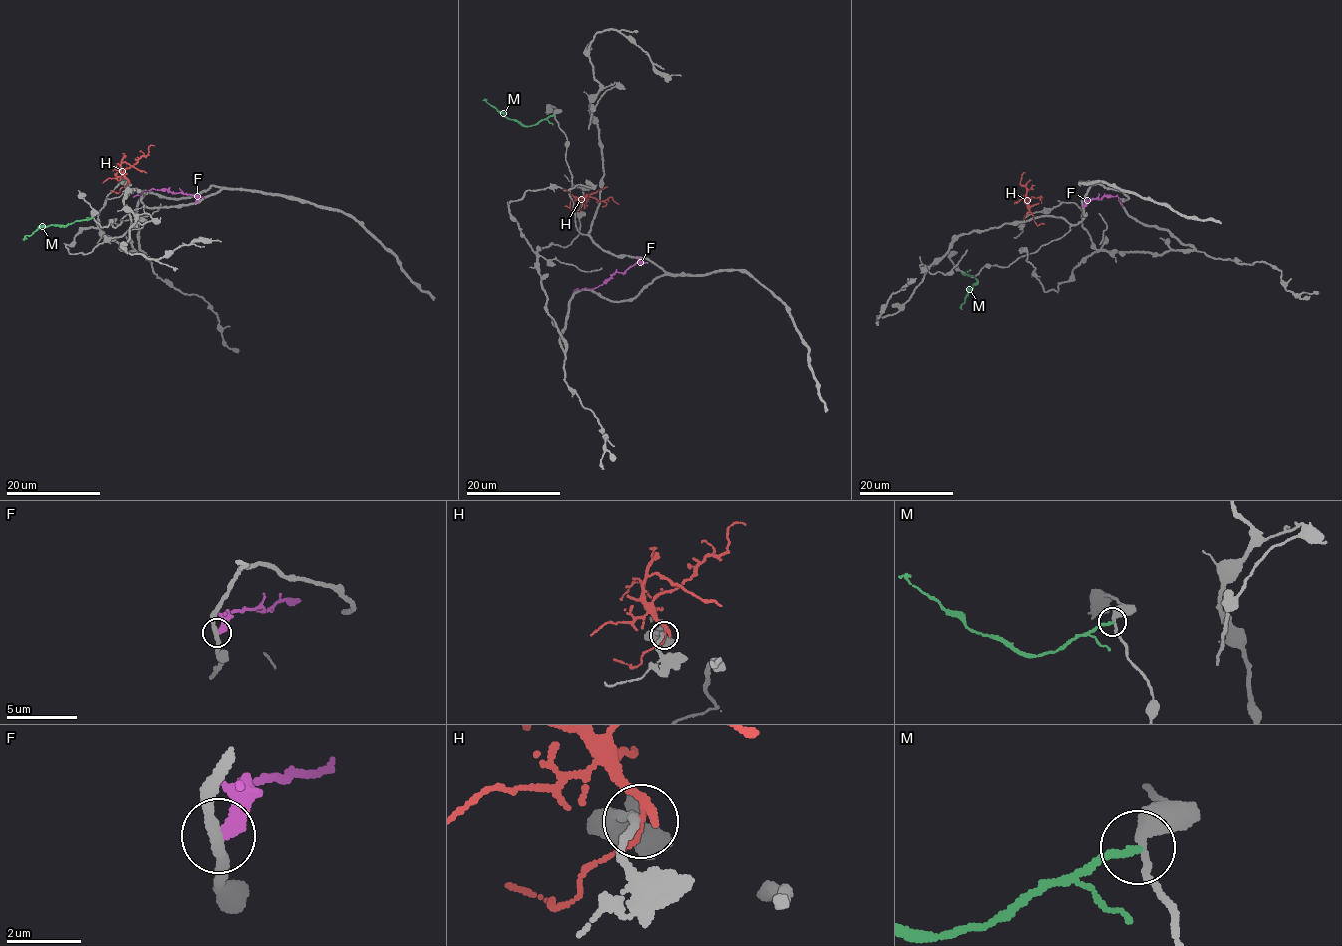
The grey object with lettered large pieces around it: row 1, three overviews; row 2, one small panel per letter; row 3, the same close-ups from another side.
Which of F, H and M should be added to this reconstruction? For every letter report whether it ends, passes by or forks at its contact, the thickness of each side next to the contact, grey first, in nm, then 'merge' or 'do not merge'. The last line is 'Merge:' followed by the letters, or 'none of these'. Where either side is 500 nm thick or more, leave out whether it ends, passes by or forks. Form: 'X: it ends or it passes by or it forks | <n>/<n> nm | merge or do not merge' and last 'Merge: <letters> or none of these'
F: it ends | 280/400 nm | do not merge
H: it forks | 180/110 nm | do not merge
M: it ends | 280/190 nm | do not merge
Merge: none of these

